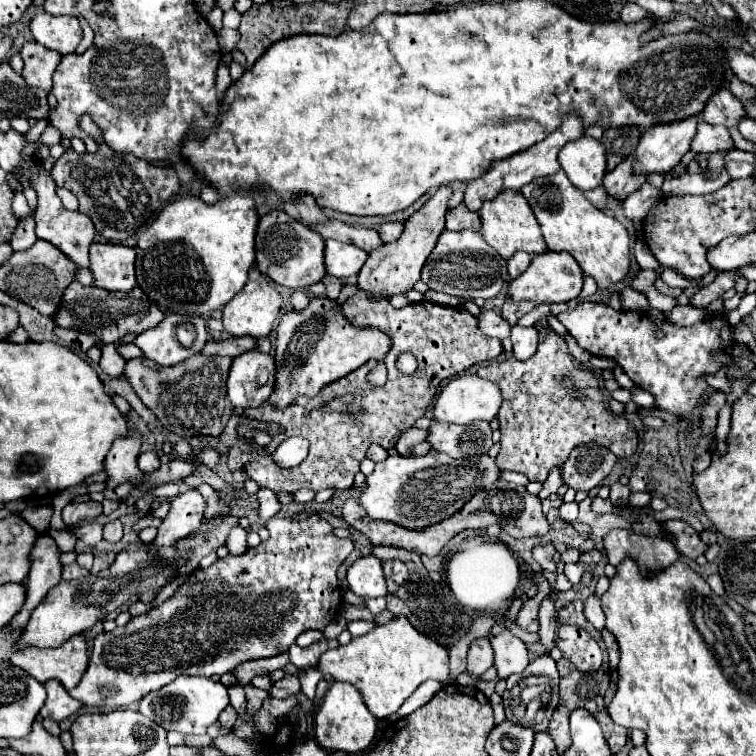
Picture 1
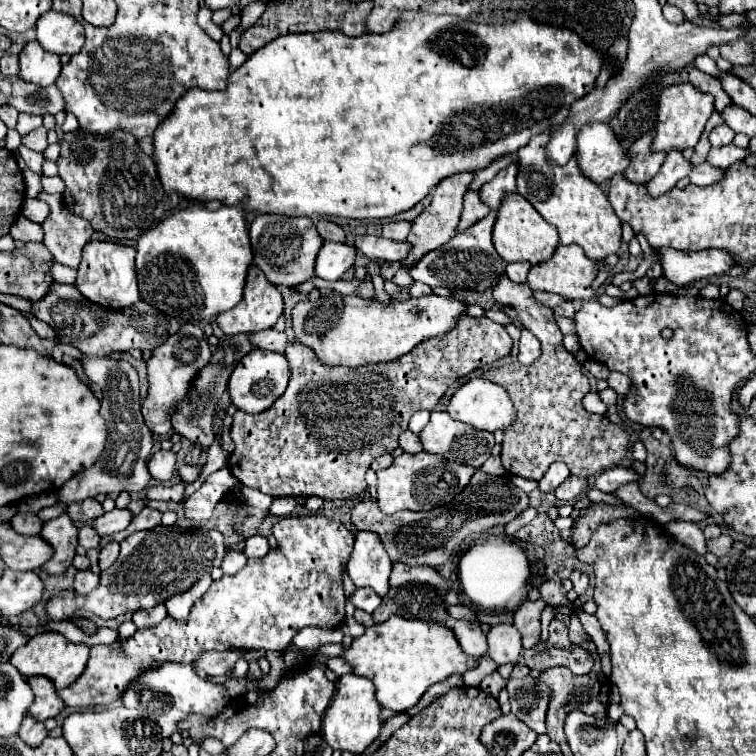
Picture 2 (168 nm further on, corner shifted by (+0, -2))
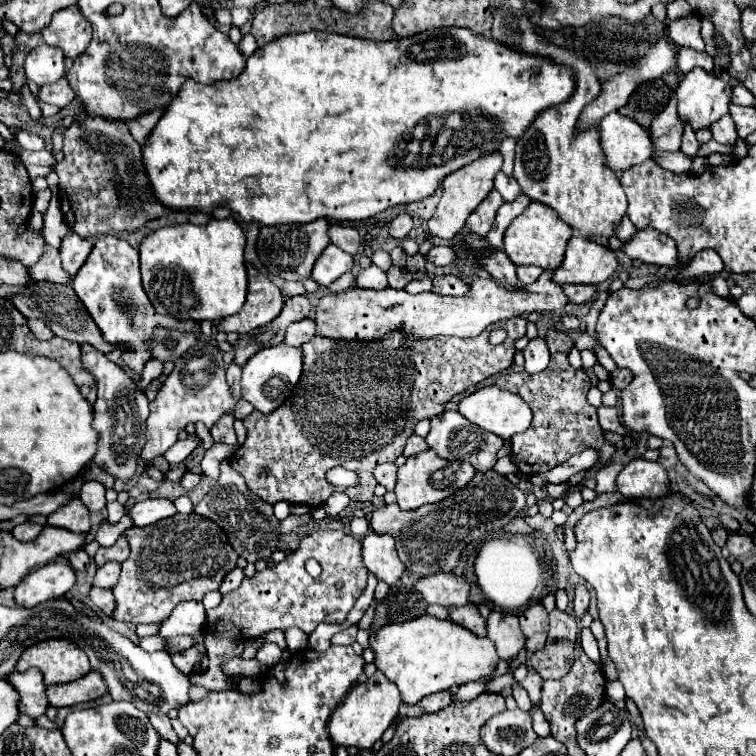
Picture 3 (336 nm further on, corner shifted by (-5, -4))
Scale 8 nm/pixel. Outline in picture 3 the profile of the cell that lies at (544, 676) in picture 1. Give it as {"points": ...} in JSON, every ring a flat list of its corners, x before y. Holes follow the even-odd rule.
{"points":[[532,709,530,713,532,713,532,719,534,719,534,731,536,731,536,735,538,737,548,737,550,735,550,725,544,719,542,711,540,709]]}

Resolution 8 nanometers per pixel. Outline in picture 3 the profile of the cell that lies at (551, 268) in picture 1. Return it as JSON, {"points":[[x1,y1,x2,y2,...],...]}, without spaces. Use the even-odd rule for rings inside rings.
{"points":[[574,235,568,243,568,253,562,265,554,271,554,281,560,285,604,283,618,267,616,251,608,245]]}

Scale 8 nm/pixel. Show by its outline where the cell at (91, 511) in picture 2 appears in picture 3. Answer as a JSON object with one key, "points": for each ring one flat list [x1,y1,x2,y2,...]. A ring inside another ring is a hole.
{"points":[[86,481,80,491,80,499,90,511,102,511,106,507,106,487,98,481]]}

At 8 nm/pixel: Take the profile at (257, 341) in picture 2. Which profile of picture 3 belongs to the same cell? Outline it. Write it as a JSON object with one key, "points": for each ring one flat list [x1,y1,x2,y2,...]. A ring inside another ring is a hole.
{"points":[[304,319,298,323,292,323,286,331,286,345,292,347,302,347,306,341,310,341,316,335,316,321,314,319]]}

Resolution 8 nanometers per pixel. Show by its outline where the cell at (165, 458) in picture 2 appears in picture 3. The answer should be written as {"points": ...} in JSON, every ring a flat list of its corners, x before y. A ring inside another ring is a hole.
{"points":[[192,433,192,435,188,435,186,439,176,441,176,445,170,447,170,449,164,453,164,457,166,457,166,461,168,461,170,465,178,465,178,463,182,463,198,445,200,445,200,439,198,439,196,433]]}

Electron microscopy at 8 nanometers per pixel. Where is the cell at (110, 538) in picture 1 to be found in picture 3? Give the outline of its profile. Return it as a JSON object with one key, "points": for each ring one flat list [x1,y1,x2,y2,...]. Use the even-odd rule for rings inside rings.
{"points":[[110,561,96,571,94,585,100,589,112,589,118,583,118,577,120,577,120,563]]}

